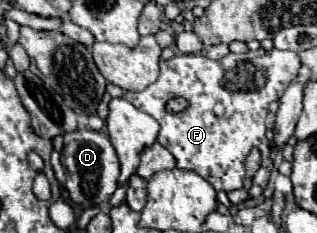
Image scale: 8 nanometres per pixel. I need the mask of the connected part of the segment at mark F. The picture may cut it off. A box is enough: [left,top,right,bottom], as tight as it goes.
[124,50,300,198]

